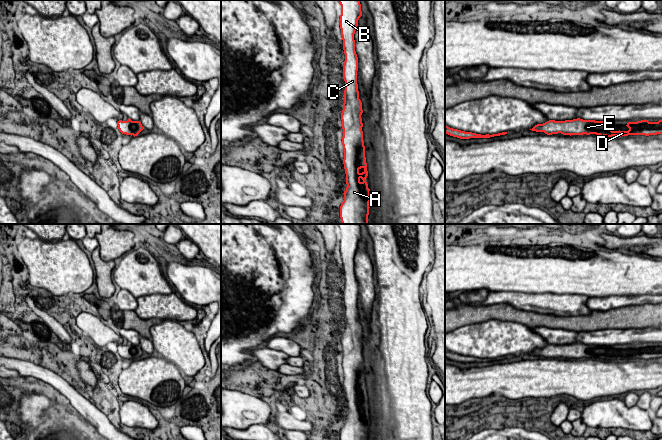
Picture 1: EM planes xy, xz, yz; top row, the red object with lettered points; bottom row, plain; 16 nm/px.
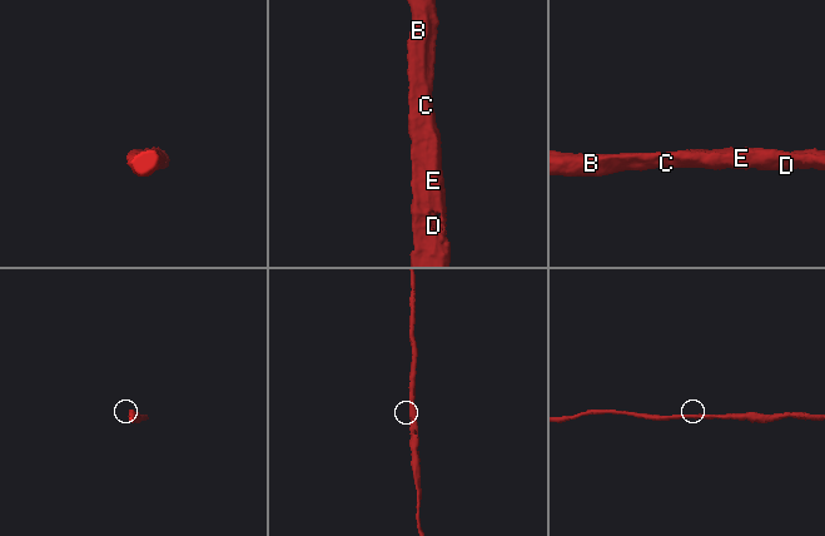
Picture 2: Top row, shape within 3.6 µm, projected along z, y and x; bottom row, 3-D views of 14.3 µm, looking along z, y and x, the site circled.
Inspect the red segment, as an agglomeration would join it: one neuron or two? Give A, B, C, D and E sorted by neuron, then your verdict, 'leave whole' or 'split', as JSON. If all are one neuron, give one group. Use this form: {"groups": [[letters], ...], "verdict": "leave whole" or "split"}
{"groups": [["A", "B", "C", "D", "E"]], "verdict": "leave whole"}

